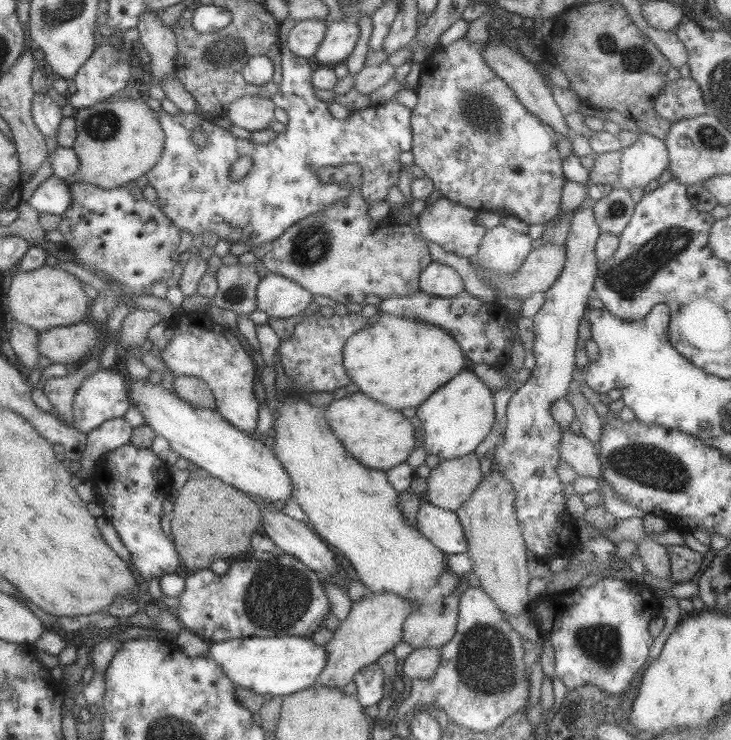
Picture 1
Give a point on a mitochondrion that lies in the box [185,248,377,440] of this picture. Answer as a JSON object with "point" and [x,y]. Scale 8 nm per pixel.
{"point":[235,294]}

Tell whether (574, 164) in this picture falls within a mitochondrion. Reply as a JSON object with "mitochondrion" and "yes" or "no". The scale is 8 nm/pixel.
{"mitochondrion":"no"}

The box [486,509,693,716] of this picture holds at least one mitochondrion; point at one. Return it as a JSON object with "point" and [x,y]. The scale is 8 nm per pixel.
{"point":[602,644]}

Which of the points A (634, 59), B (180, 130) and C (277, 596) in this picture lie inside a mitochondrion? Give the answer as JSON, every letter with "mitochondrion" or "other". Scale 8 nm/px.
{"A":"mitochondrion","B":"other","C":"mitochondrion"}

